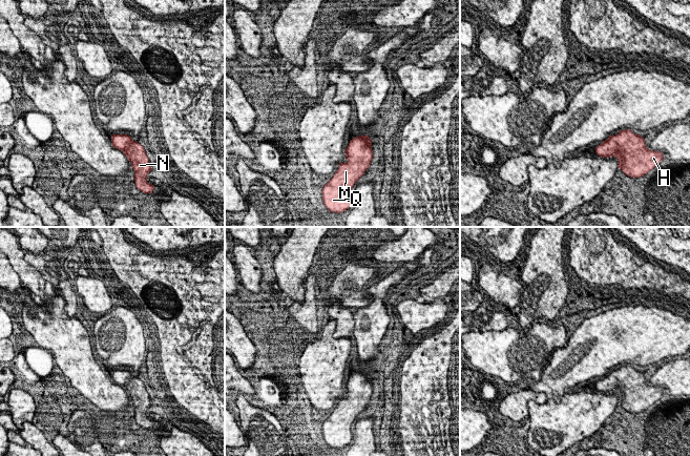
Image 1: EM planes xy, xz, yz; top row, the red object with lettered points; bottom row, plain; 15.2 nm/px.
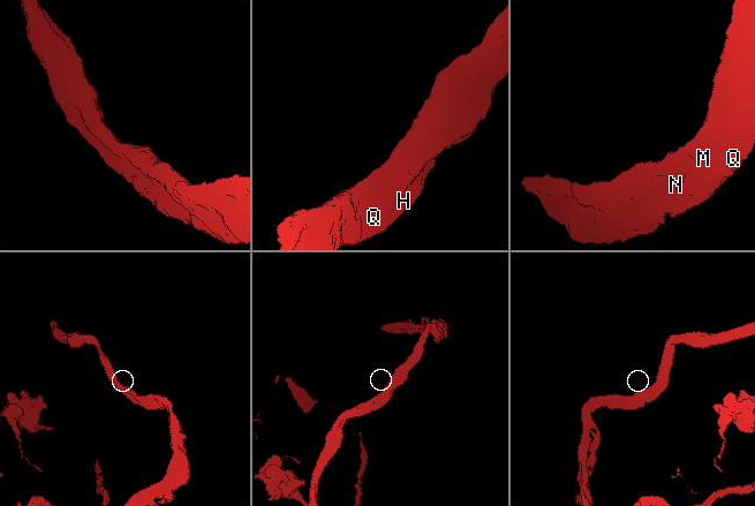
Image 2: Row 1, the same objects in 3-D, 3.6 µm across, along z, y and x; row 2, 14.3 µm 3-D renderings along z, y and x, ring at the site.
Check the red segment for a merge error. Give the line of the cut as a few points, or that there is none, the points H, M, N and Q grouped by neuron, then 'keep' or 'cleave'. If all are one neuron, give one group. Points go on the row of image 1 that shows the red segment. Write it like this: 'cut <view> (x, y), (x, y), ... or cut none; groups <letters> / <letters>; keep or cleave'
cut none; groups H M N Q; keep

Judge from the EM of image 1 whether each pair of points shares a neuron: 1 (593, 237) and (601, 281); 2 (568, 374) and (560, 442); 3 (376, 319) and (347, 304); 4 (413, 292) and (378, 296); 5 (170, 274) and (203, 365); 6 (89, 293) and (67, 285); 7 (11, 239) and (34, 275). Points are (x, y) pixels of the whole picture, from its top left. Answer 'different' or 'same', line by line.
1: same
2: different
3: different
4: different
5: same
6: different
7: same

